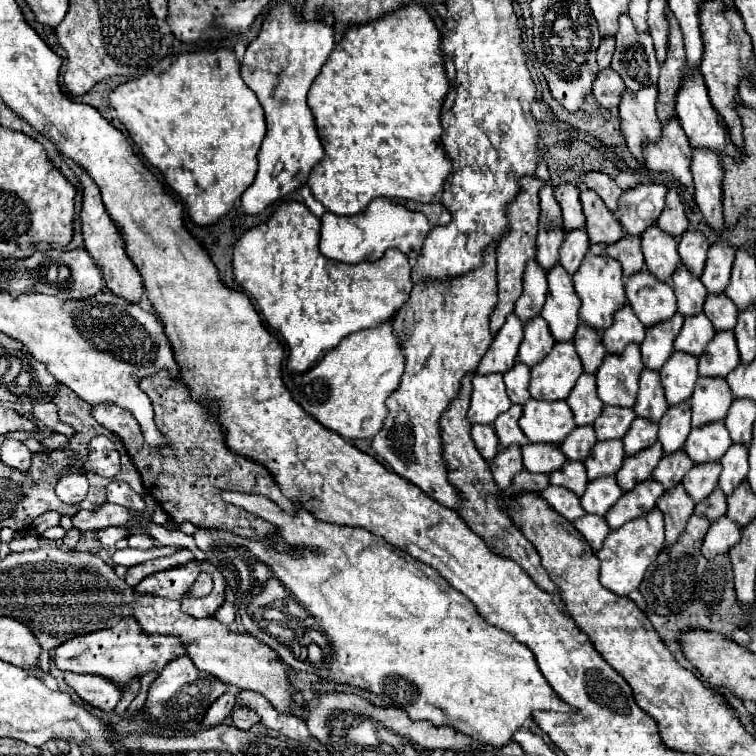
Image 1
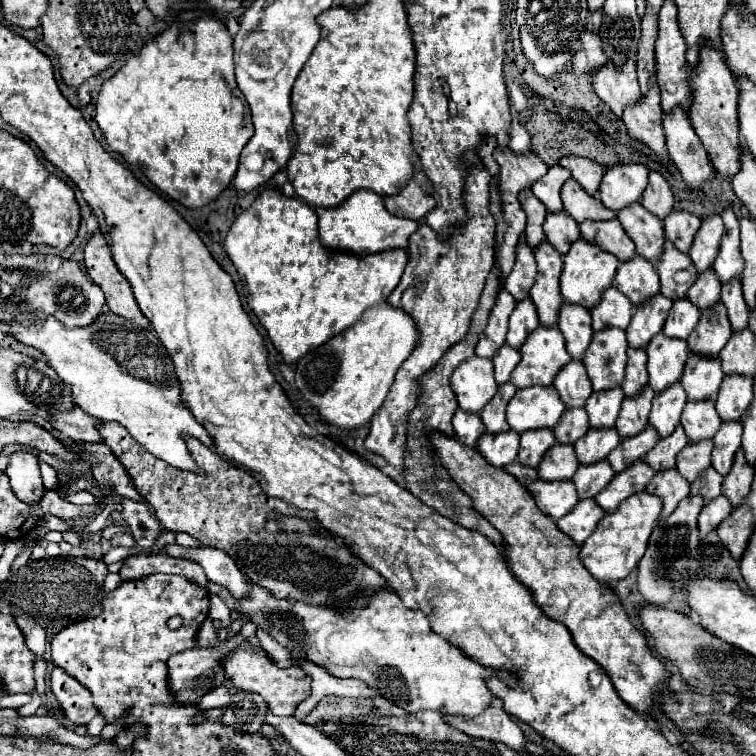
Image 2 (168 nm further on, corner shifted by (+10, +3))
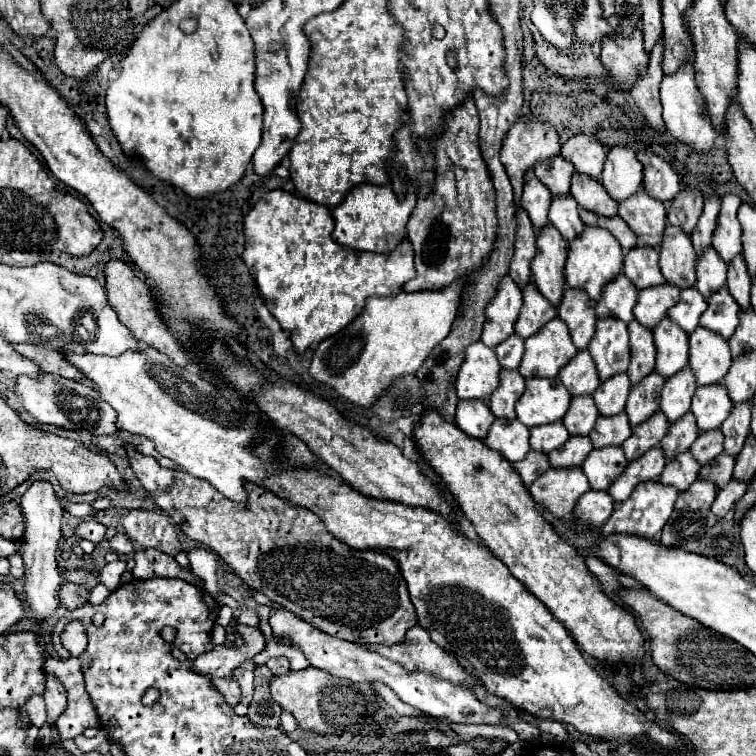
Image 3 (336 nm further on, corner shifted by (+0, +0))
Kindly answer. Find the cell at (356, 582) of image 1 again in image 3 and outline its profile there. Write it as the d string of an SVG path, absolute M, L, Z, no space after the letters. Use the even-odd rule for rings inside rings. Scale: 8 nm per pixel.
M419 626L407 632L407 638L403 644L395 644L395 646L377 644L367 648L379 652L381 656L389 660L397 660L409 672L415 672L415 670L435 672L435 676L443 676L445 680L451 680L453 684L461 684L461 686L469 686L477 682L475 676L471 676L465 668L461 668L461 664L451 654L443 652L443 648L439 648L427 636L427 630Z

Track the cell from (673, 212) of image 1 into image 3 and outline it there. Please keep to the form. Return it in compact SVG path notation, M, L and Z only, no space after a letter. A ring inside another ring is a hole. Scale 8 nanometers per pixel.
M639 150L637 158L643 164L645 192L653 198L659 198L661 202L669 202L681 190L677 172L661 156L649 150Z

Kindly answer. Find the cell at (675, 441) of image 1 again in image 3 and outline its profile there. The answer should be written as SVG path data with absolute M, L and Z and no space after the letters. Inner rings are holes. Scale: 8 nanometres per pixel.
M685 366L679 374L665 380L665 386L661 392L661 410L669 422L679 420L691 408L691 398L695 390L697 390L697 384L689 366Z

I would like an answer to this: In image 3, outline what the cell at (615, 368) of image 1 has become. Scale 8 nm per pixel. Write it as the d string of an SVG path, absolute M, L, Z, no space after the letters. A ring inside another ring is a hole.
M599 318L587 350L597 364L601 380L627 372L629 366L627 324L615 318Z

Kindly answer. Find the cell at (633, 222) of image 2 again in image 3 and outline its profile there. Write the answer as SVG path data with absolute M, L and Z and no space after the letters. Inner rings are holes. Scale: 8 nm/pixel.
M639 190L637 194L619 202L619 216L637 234L639 244L659 246L667 226L667 212L663 202L651 198L645 190Z

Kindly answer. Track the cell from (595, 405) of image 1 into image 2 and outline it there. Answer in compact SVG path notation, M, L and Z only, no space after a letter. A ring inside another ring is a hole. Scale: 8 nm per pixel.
M571 361L567 367L563 367L557 373L553 387L557 389L561 401L565 403L567 409L585 407L589 395L593 393L589 375L585 373L585 365L581 361Z

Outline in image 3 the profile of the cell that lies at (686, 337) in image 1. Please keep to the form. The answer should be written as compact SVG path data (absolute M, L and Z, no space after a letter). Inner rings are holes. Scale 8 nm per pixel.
M685 288L681 290L679 302L671 308L671 312L667 312L667 316L673 322L677 322L685 332L691 334L697 328L705 308L707 308L707 300L701 296L701 292L697 288Z

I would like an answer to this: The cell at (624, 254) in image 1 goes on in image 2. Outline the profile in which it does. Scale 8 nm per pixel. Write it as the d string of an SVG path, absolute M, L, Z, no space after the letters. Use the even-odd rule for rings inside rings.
M619 219L583 221L579 227L581 237L587 243L593 243L607 253L613 253L619 261L629 261L629 257L635 257L635 243L627 237Z

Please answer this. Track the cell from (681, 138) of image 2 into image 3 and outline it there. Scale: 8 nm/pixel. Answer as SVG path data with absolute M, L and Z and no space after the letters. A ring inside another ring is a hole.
M683 64L679 72L675 74L665 74L661 82L661 104L663 104L663 120L667 130L671 132L673 138L679 142L695 148L695 150L711 150L717 140L717 130L711 124L711 118L705 114L707 102L703 94L699 92L695 84L695 70L693 64Z

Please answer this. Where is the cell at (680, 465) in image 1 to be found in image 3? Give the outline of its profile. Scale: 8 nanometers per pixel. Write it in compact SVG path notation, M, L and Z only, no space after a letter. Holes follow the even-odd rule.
M687 412L683 418L679 418L669 426L665 438L661 440L661 448L665 456L671 458L671 456L677 456L679 452L689 450L697 436L699 436L699 428L697 428L695 416L693 412Z

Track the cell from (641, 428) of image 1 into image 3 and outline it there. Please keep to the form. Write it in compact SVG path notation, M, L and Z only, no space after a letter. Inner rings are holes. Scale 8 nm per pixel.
M651 372L649 376L645 376L645 380L641 380L639 384L633 384L625 404L625 412L629 416L631 426L645 422L659 408L659 396L661 396L663 384L665 384L665 378L657 372Z

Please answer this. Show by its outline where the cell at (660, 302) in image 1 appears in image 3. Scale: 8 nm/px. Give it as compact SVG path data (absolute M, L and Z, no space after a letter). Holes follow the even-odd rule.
M635 246L625 254L623 274L637 286L637 290L663 284L659 270L659 250L651 246Z

